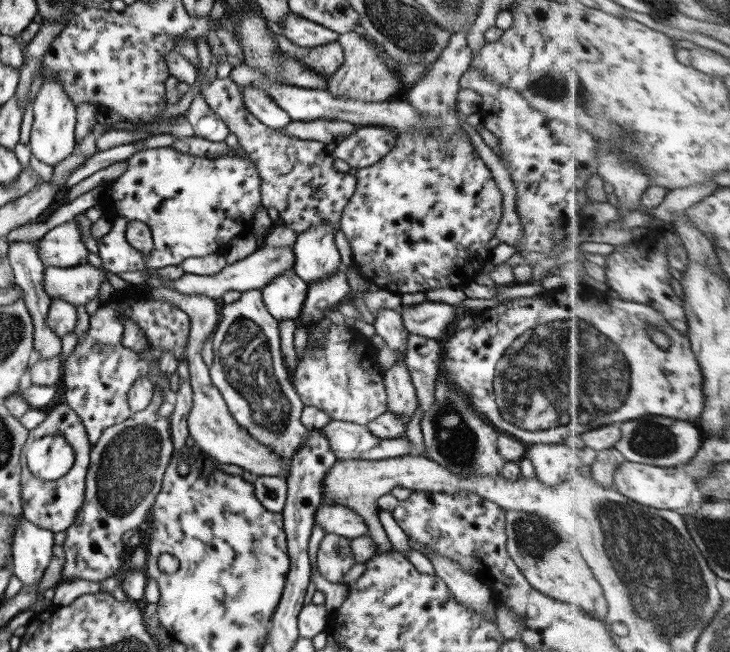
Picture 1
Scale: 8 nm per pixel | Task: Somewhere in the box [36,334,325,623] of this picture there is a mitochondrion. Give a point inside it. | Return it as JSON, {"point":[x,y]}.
{"point":[125,475]}

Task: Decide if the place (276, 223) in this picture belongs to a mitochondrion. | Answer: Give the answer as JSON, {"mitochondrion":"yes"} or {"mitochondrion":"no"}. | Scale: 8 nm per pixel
{"mitochondrion":"no"}

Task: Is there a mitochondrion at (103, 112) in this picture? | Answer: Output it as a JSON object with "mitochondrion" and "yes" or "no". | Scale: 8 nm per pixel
{"mitochondrion":"no"}

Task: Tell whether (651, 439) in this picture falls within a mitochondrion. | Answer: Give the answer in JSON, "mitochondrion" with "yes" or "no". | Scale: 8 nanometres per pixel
{"mitochondrion":"yes"}

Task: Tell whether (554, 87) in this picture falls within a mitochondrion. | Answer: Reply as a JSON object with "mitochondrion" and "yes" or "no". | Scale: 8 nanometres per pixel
{"mitochondrion":"yes"}

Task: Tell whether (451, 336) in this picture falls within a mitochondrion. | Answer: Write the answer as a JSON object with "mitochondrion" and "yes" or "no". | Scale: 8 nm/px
{"mitochondrion":"no"}

